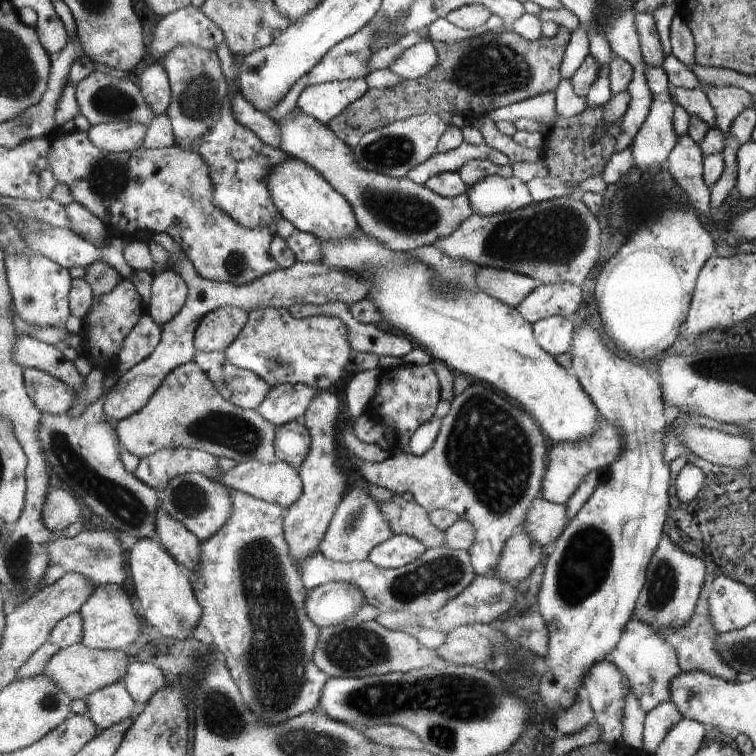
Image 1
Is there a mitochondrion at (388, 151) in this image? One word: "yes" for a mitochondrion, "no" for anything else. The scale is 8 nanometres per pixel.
yes

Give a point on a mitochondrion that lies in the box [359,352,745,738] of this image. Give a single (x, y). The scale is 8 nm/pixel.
(488, 446)

